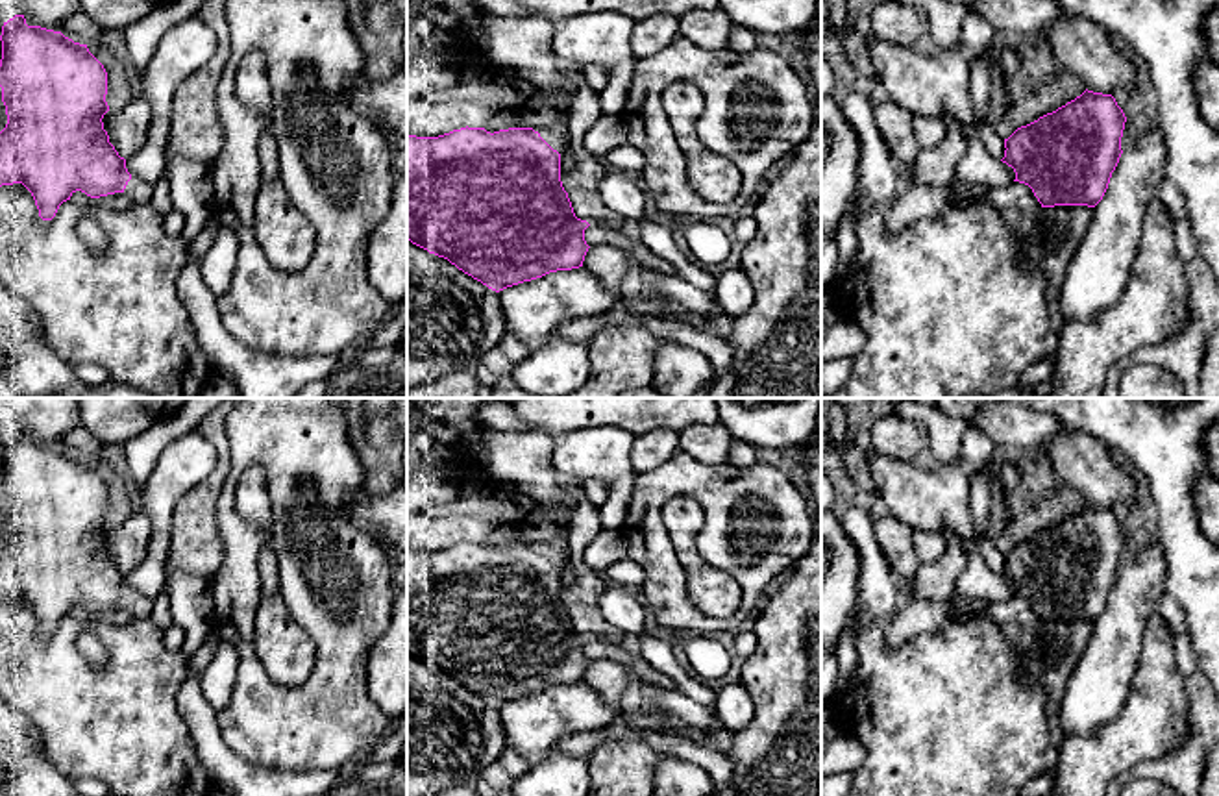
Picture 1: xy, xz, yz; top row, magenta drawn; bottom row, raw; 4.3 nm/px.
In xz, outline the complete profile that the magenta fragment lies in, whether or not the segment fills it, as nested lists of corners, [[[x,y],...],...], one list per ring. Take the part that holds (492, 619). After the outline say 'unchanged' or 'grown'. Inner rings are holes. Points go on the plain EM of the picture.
[[[566,478],[562,491],[564,498],[557,507],[536,504],[535,513],[546,515],[560,528],[560,533],[540,548],[533,542],[490,548],[485,542],[466,541],[438,552],[407,550],[407,653],[429,668],[448,674],[496,707],[549,687],[579,683],[590,663],[585,655],[585,644],[590,639],[575,631],[560,596],[560,566],[568,557],[560,515],[573,511],[577,504],[568,491]]] | grown

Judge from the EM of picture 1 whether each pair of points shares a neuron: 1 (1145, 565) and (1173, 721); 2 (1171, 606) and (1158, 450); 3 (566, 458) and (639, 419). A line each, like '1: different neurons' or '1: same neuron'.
1: different neurons
2: different neurons
3: different neurons

